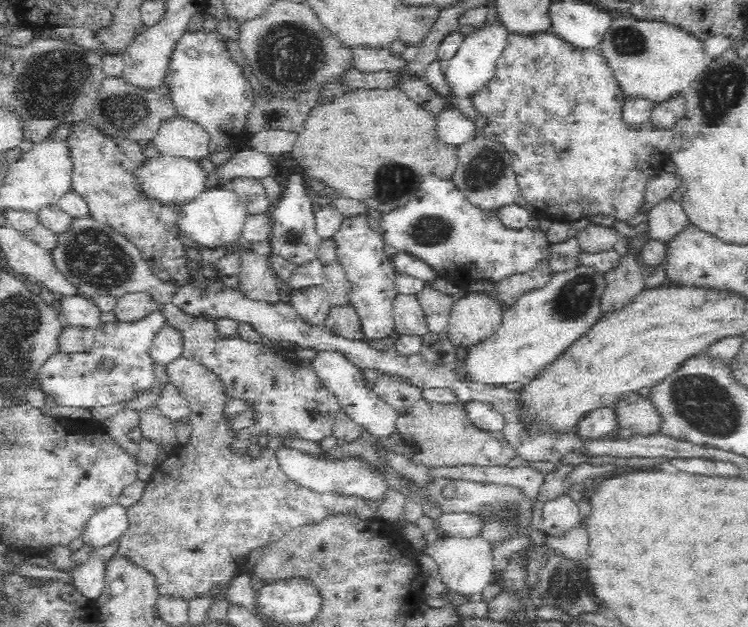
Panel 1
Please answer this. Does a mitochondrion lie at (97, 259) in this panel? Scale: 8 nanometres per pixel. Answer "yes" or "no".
yes

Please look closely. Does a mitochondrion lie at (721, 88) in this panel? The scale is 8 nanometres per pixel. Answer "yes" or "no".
yes

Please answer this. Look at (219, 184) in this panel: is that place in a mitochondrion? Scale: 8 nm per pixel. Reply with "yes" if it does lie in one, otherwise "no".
no

